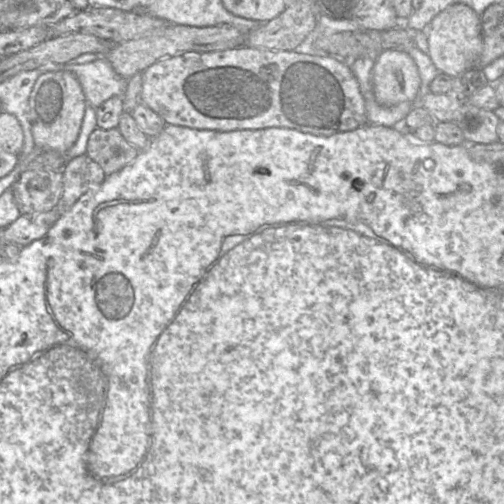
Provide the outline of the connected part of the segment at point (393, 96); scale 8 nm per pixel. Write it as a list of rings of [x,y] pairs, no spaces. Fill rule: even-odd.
[[[386,49],[376,56],[372,69],[373,91],[382,106],[414,101],[421,84],[413,58],[402,50]]]

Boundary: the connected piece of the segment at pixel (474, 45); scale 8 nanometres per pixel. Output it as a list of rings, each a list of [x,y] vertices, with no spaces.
[[[455,3],[447,6],[432,19],[426,34],[429,47],[428,56],[439,73],[455,78],[477,67],[477,60],[483,49],[482,25],[480,16],[468,5]]]

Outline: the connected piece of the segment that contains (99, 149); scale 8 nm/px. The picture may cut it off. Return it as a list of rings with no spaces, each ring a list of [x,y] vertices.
[[[97,127],[90,134],[86,149],[86,155],[102,167],[106,176],[114,174],[132,163],[139,152],[136,147],[124,139],[117,128],[103,130]]]

